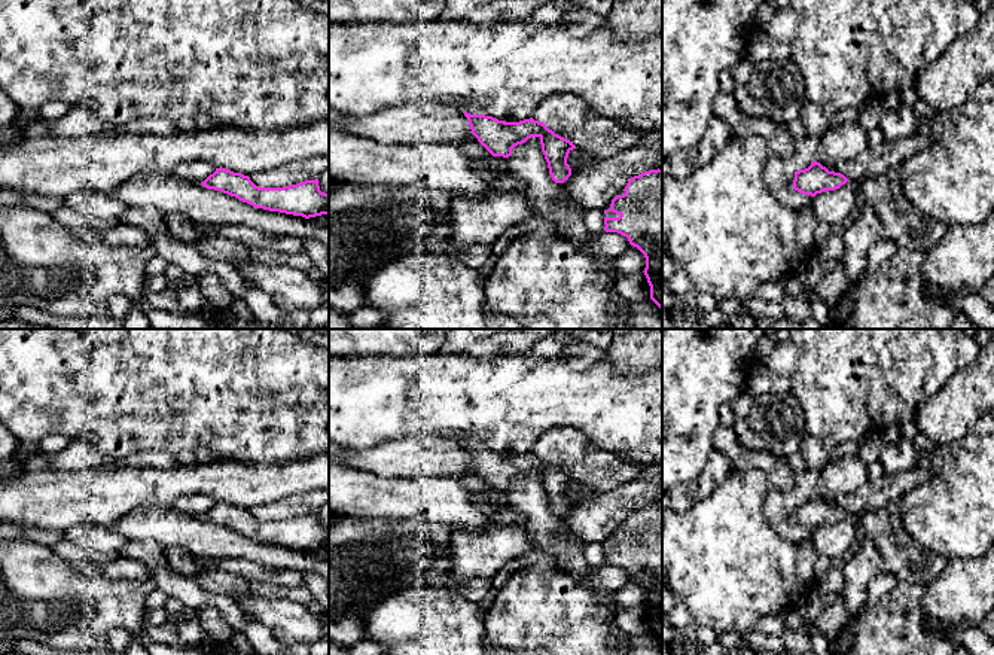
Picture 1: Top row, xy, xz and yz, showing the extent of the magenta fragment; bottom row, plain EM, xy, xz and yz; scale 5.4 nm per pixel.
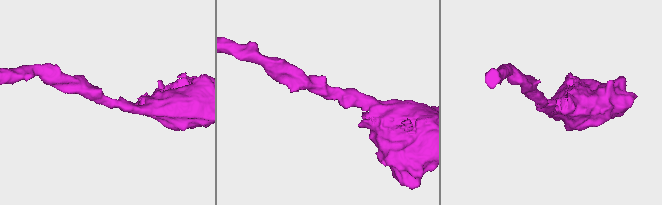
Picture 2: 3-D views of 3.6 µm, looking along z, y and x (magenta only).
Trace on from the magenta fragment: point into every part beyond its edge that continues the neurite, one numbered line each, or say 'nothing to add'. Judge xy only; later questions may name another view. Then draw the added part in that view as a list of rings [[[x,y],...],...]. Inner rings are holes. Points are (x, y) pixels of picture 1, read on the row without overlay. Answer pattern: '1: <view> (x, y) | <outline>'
nothing to add

